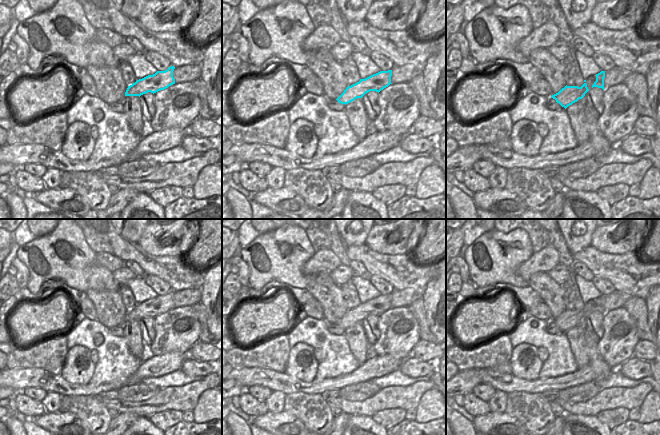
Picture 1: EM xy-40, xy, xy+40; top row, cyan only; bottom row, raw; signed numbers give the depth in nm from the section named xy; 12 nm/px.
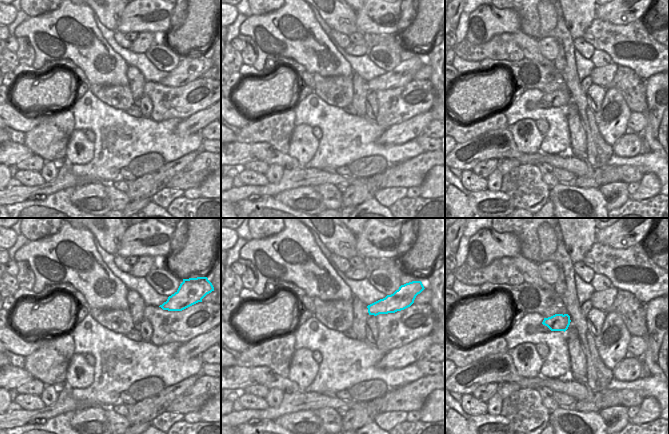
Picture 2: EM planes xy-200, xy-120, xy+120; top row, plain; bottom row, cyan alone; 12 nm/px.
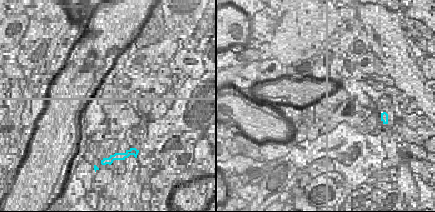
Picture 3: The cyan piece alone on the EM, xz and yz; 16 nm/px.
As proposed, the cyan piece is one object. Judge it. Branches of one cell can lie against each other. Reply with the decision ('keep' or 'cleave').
keep

